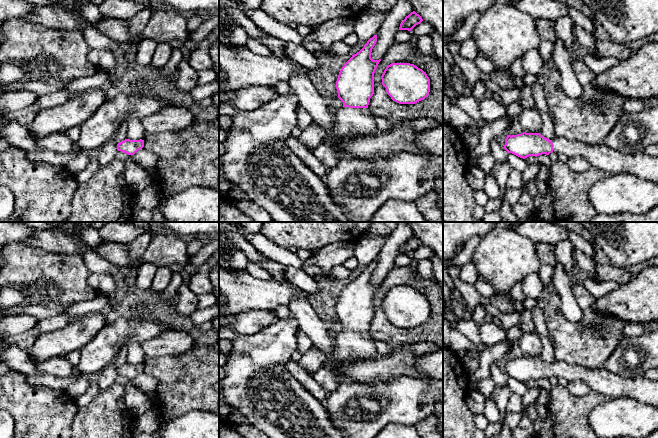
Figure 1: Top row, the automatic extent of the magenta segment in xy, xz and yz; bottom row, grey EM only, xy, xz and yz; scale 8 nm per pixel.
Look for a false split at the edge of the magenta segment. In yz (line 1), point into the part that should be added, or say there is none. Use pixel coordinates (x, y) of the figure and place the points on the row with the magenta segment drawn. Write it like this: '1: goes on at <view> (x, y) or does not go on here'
1: goes on at yz (642, 165)

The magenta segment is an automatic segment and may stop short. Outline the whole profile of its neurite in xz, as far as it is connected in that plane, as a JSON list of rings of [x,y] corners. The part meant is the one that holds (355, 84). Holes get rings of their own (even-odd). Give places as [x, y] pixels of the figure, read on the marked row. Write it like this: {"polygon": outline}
{"polygon": [[[374,35],[359,52],[352,55],[341,68],[336,81],[338,98],[343,102],[343,107],[335,110],[334,130],[327,133],[323,142],[335,150],[339,160],[347,157],[340,151],[338,140],[377,131],[373,115],[368,110],[370,98],[374,94],[374,73],[381,61],[371,58],[376,42],[377,35]]]}

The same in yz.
{"polygon": [[[523,132],[517,135],[507,135],[505,139],[504,149],[507,153],[512,153],[520,158],[529,156],[539,156],[542,154],[549,155],[550,153],[564,154],[568,158],[581,156],[586,158],[591,166],[603,170],[607,174],[630,173],[643,180],[652,181],[658,184],[658,156],[650,156],[640,152],[636,154],[623,154],[616,150],[607,147],[604,143],[597,145],[588,145],[576,140],[569,140],[565,137],[557,137],[549,140],[540,133]]]}

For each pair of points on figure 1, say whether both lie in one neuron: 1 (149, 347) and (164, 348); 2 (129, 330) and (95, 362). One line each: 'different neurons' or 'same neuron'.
1: same neuron
2: same neuron

